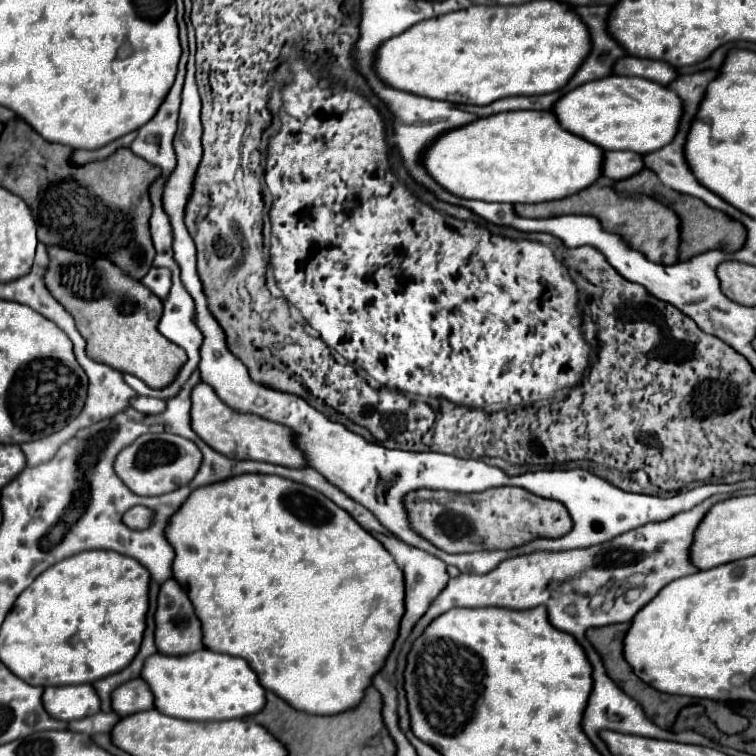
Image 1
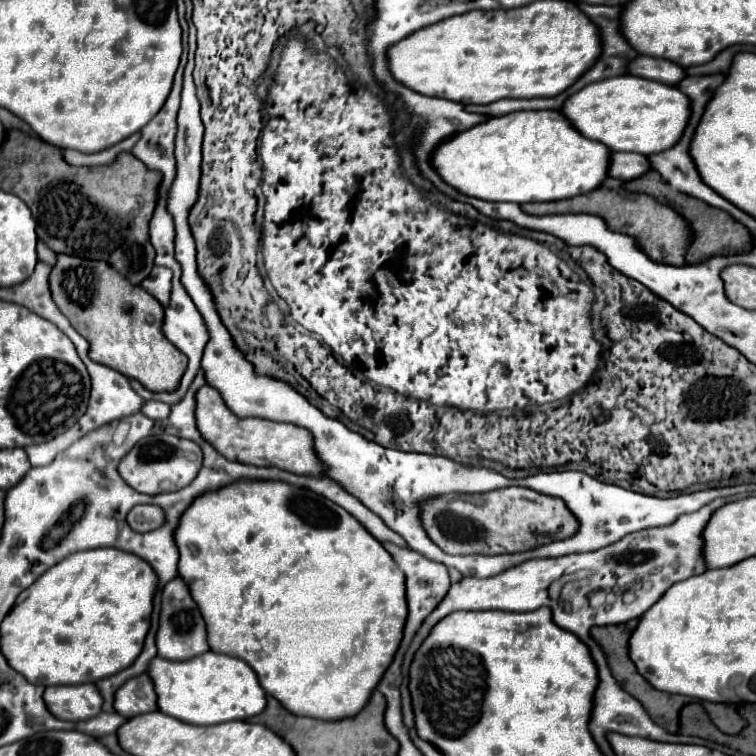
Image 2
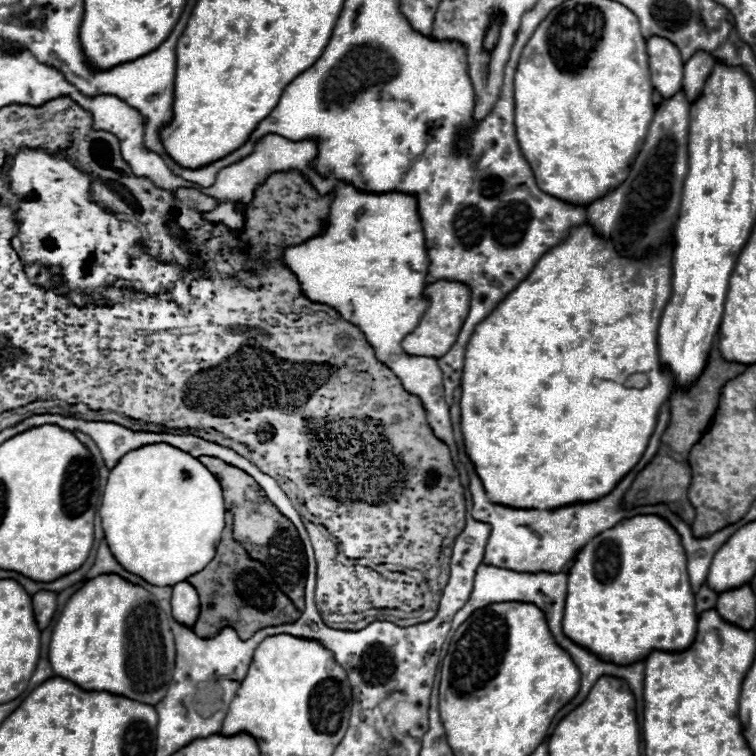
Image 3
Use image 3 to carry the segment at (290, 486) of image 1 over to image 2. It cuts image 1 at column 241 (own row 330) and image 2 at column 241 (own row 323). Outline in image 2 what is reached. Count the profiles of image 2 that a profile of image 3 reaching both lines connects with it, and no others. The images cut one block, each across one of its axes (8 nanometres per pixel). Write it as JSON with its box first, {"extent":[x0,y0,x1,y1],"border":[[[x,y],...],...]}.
{"extent":[176,480,408,720],"border":[[[242,480],[242,484],[234,484],[234,488],[222,488],[222,492],[216,492],[214,496],[202,496],[202,500],[194,500],[190,512],[182,516],[182,524],[176,532],[176,544],[180,550],[178,572],[188,584],[206,620],[208,644],[212,652],[244,660],[256,672],[264,692],[274,696],[288,712],[296,716],[308,716],[318,720],[344,720],[356,716],[368,704],[372,692],[392,664],[404,636],[404,626],[408,618],[406,584],[404,574],[386,552],[386,548],[378,544],[378,540],[374,540],[374,536],[370,536],[370,532],[366,532],[366,528],[362,528],[362,524],[358,524],[358,520],[354,520],[344,508],[326,500],[324,496],[290,484]]]}

